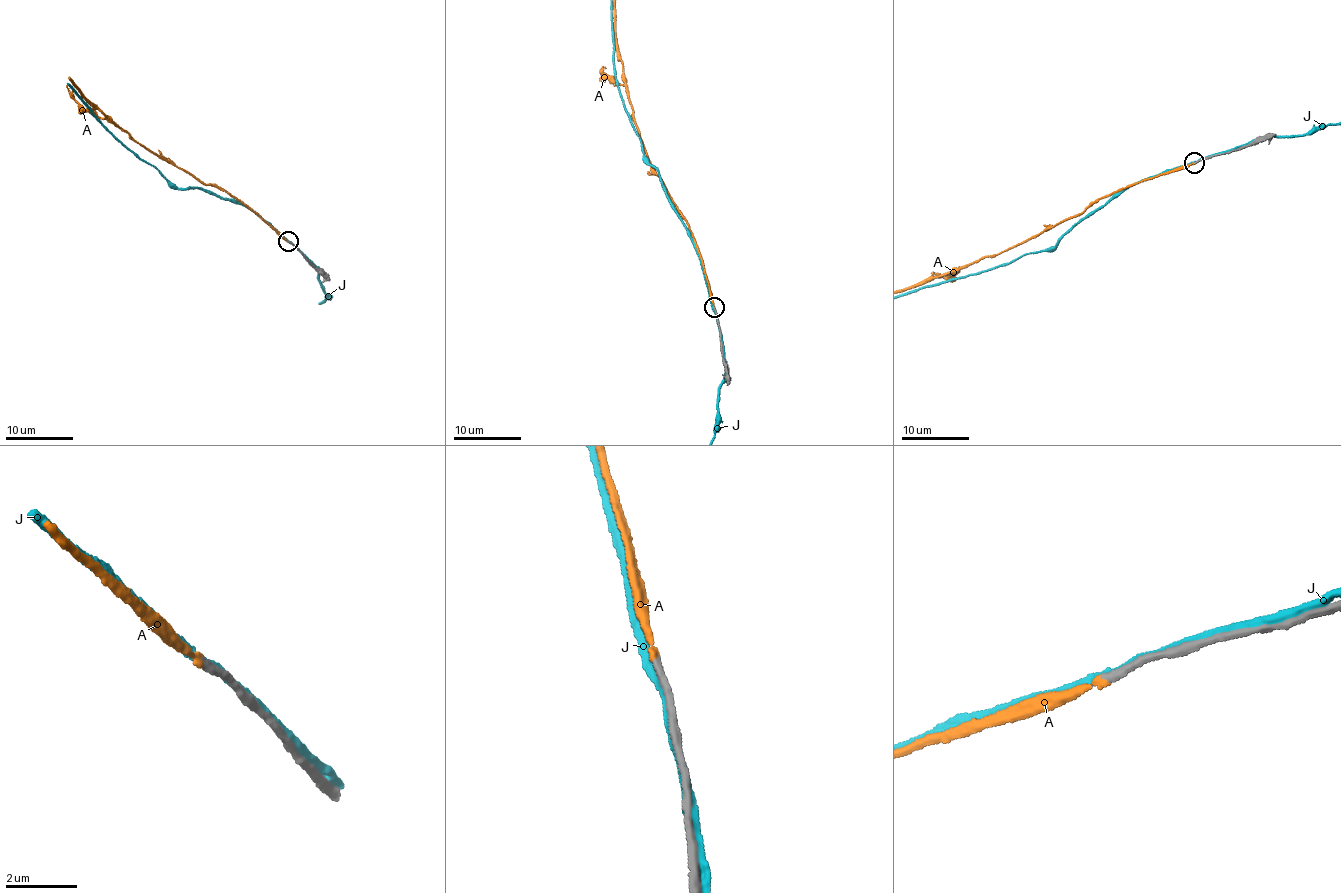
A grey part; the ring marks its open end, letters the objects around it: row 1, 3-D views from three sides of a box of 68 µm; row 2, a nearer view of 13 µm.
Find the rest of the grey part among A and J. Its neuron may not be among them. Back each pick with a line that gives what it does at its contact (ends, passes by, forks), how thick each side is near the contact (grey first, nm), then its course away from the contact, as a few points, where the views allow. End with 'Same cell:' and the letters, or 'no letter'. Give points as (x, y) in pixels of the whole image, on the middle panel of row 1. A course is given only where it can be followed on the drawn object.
A: it ends; calibres 220 and 150 nm
Same cell: A

